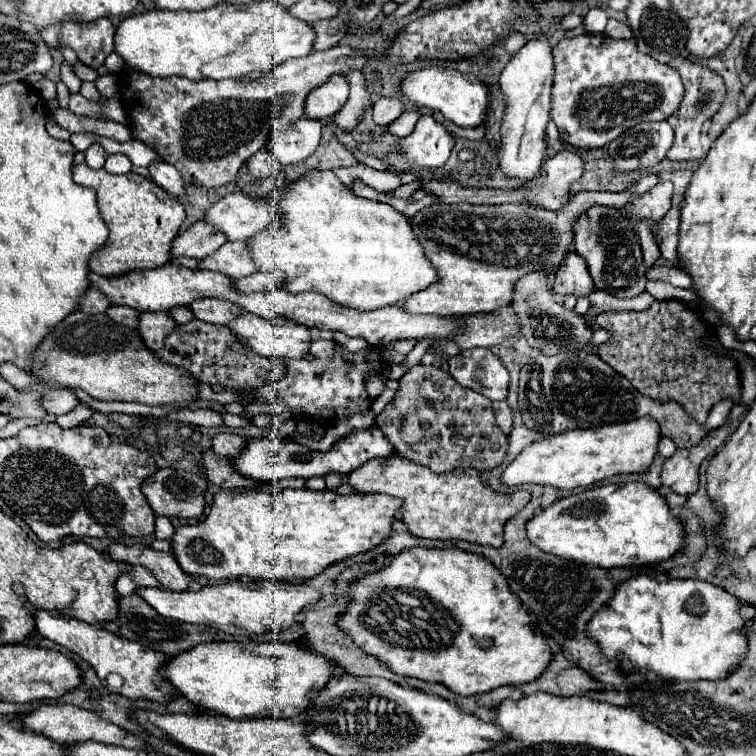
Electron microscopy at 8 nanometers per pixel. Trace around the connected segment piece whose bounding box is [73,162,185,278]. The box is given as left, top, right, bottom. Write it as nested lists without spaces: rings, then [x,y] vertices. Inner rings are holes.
[[[85,162],[73,168],[73,180],[79,186],[87,186],[97,192],[101,216],[111,232],[105,248],[91,258],[91,272],[117,278],[125,272],[157,268],[171,260],[171,242],[185,220],[185,210],[177,198],[169,196],[153,180],[141,174],[129,172],[117,176],[103,168],[93,170]]]

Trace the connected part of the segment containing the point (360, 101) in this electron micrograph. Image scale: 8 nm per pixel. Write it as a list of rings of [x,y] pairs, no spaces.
[[[349,72],[347,78],[349,78],[351,94],[349,94],[349,100],[343,106],[343,110],[337,116],[333,116],[333,122],[337,128],[351,132],[361,122],[367,108],[371,106],[371,94],[367,90],[367,80],[361,72]]]

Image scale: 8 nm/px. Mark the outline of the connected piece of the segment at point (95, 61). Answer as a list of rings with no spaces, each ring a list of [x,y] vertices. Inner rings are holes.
[[[101,18],[97,22],[65,22],[65,24],[57,24],[57,26],[49,26],[41,30],[41,38],[45,38],[47,46],[51,46],[51,50],[57,50],[61,46],[71,46],[79,60],[91,68],[99,68],[105,60],[107,54],[113,52],[113,34],[115,34],[115,26],[111,30],[111,20],[109,18]]]

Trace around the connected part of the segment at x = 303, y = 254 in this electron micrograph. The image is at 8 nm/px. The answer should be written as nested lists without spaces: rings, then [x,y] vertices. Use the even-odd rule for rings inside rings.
[[[309,170],[297,182],[289,184],[285,198],[279,200],[279,212],[281,212],[279,228],[269,228],[253,236],[249,240],[249,248],[247,242],[225,242],[217,252],[203,258],[199,268],[227,274],[233,280],[245,278],[257,272],[257,268],[261,272],[269,272],[277,268],[287,274],[287,282],[285,282],[287,292],[291,294],[319,292],[341,306],[349,306],[357,310],[375,310],[381,306],[399,304],[409,294],[415,294],[439,280],[437,270],[433,270],[433,264],[425,258],[419,238],[415,238],[413,234],[411,220],[389,204],[355,196],[329,170],[327,172]]]

